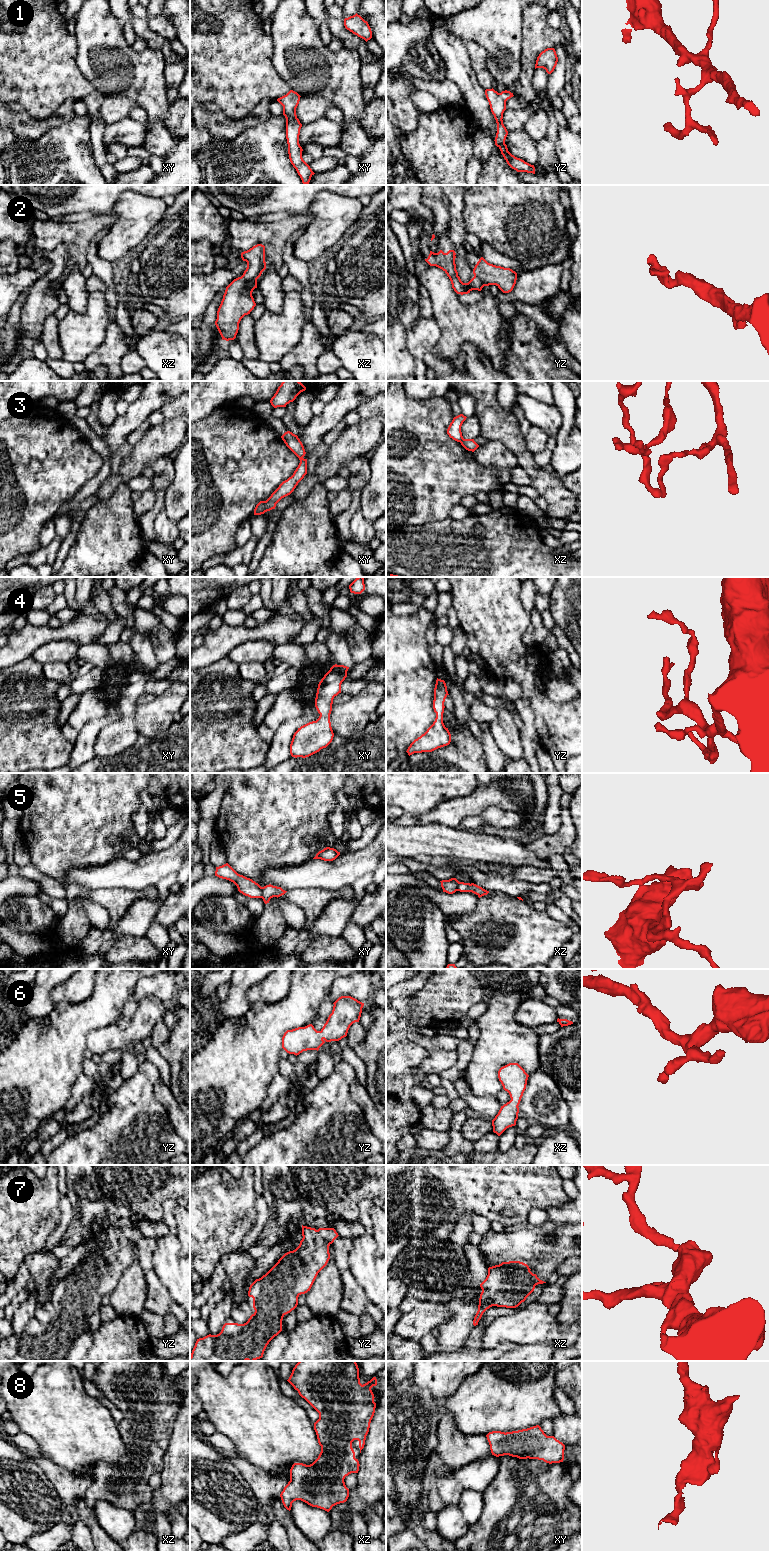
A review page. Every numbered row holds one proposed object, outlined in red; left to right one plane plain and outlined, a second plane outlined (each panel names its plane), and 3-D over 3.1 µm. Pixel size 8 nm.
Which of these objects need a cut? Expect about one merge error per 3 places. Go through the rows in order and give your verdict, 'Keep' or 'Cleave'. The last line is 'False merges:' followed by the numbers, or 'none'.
1: Keep
2: Keep
3: Keep
4: Keep
5: Cleave
6: Keep
7: Keep
8: Keep
False merges: 5

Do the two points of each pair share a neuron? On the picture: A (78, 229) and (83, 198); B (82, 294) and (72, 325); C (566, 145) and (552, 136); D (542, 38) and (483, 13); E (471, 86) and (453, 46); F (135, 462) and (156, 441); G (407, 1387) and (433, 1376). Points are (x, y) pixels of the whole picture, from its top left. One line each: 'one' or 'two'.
A: two
B: two
C: two
D: two
E: one
F: one
G: two

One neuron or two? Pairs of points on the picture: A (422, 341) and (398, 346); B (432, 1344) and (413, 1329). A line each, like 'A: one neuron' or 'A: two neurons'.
A: two neurons
B: two neurons

